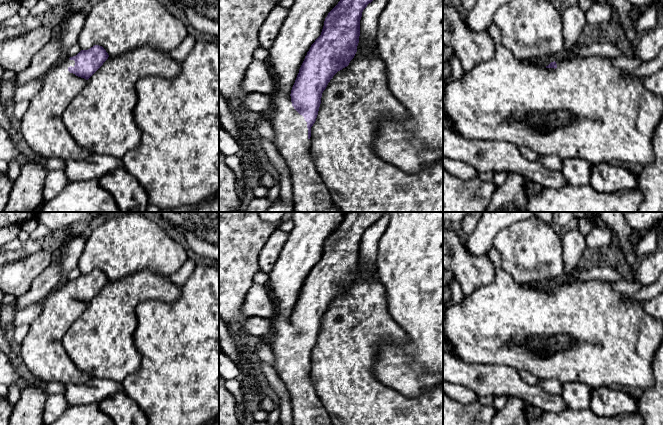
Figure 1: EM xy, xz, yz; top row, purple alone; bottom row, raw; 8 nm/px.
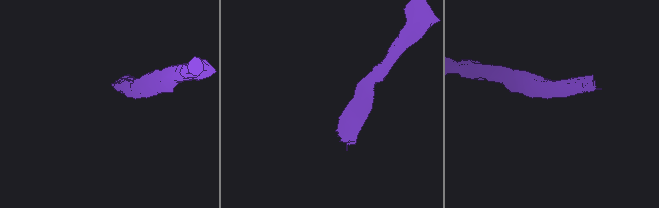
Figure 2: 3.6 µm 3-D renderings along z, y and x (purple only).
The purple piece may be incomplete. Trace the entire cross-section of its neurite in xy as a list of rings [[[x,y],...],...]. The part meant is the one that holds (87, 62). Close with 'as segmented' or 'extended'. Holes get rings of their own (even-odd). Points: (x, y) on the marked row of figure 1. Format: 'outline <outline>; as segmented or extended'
outline [[[94,45],[76,56],[65,55],[42,78],[43,85],[30,100],[20,125],[23,138],[35,154],[44,159],[74,160],[83,160],[91,154],[72,138],[62,115],[108,57],[102,46]]]; extended

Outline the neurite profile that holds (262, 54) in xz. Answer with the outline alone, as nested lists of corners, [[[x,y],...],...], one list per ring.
[[[261,47],[256,49],[256,51],[254,52],[255,60],[267,61],[268,56],[269,56],[268,49],[264,49],[264,48],[261,48]]]

